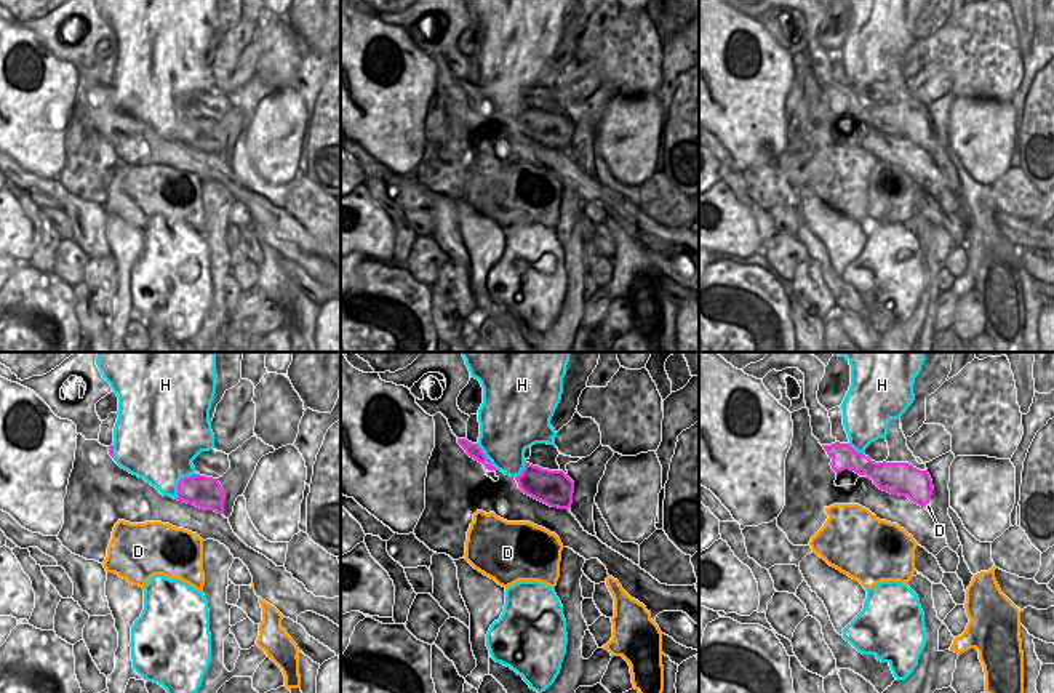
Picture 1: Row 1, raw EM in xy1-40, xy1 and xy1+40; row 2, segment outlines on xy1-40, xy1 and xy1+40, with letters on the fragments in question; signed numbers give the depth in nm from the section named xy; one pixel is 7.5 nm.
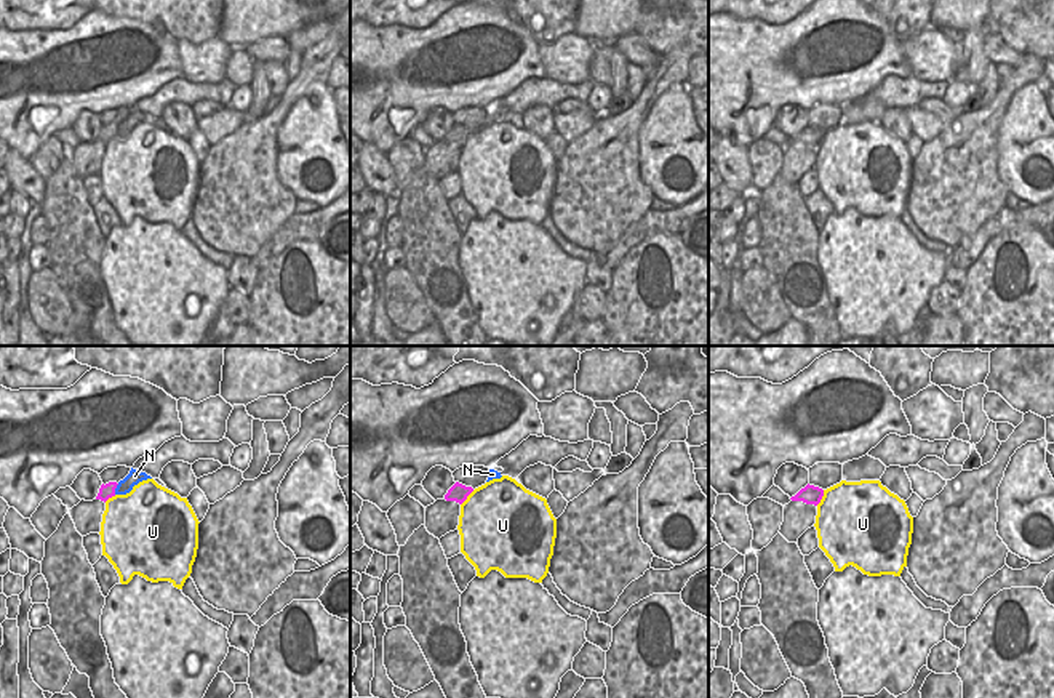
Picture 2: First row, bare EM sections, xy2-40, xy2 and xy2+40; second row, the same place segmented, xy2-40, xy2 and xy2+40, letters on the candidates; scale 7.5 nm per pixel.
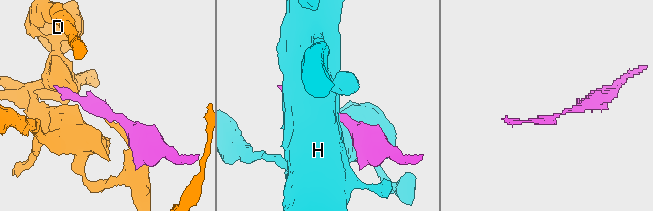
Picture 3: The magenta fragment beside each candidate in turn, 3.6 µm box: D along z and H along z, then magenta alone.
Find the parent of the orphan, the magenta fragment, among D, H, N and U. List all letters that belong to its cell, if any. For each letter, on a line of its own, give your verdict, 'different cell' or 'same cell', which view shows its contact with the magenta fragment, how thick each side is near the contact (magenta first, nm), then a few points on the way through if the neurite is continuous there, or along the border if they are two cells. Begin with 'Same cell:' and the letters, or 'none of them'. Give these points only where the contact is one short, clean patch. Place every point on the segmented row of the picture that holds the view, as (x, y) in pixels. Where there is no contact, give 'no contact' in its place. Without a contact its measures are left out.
Same cell: N
D: different cell; meets magenta in xy1+40; 240 nm thick on the magenta side, 50 nm on the other; border along xy1+40 (928, 501), (923, 506)
H: different cell; meets magenta in xy1-40; 240 nm thick on the magenta side, 480 nm on the other
N: same cell; meets magenta in xy2-40; 110 nm thick on the magenta side, 110 nm on the other; runs through xy2-40 (107, 490), (115, 487), (123, 487), (135, 476)
U: different cell; meets magenta in xy2+40; 140 nm thick on the magenta side, 500 nm on the other; border along xy2+40 (824, 490), (816, 505)

